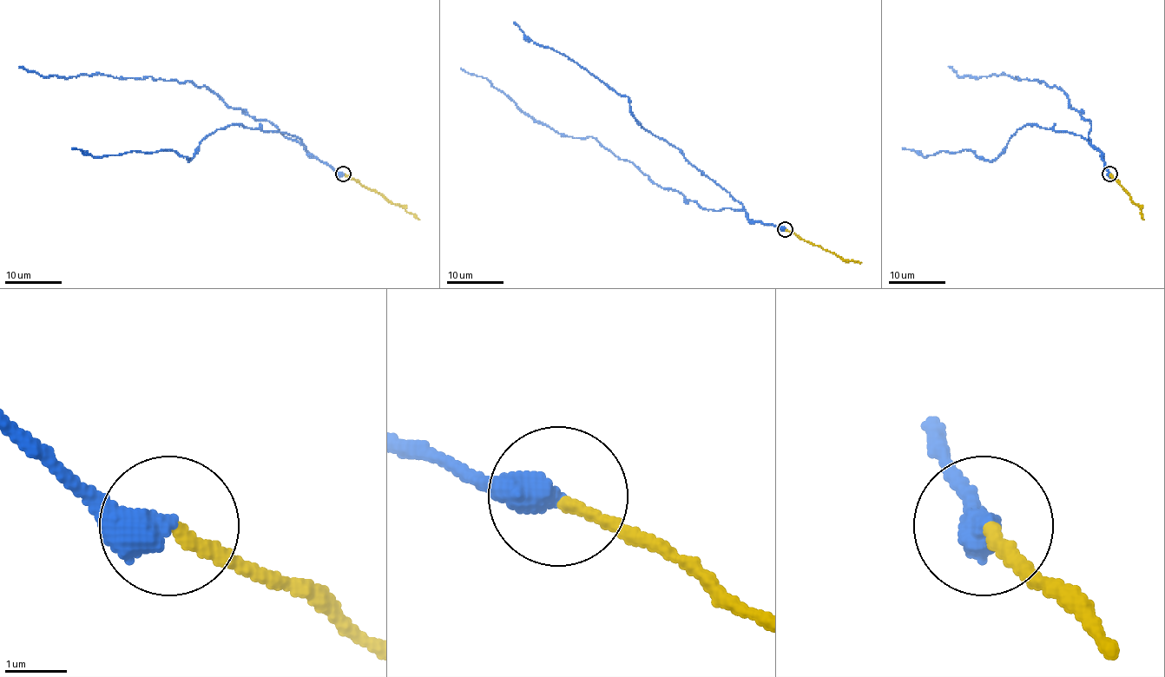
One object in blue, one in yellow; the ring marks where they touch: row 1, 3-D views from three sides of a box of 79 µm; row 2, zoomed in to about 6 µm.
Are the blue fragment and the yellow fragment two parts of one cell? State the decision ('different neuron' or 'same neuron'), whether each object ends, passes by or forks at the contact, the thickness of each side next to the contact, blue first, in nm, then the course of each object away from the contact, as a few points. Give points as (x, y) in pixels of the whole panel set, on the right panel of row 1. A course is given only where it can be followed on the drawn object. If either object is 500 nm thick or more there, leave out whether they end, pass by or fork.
same neuron; calibres 500 and 200 nm; course blue (1109, 174), (1088, 138), (1089, 121), (1072, 109), (1067, 95), (1056, 86), (1005, 74), (958, 76), (948, 66); course yellow (1109, 174), (1140, 207), (1142, 220)

